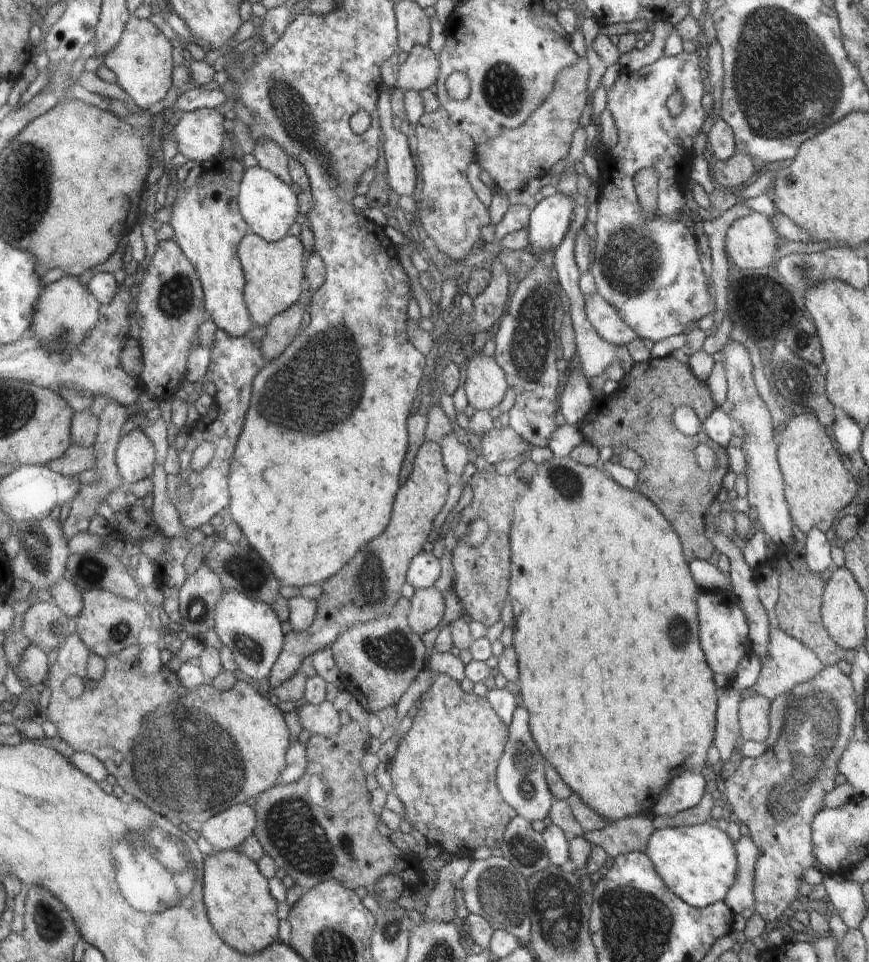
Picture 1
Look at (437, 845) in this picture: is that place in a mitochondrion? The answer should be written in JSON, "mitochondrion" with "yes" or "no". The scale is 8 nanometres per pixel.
{"mitochondrion":"no"}

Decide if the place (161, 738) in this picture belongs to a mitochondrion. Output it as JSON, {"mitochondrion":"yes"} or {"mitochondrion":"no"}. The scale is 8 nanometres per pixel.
{"mitochondrion":"yes"}

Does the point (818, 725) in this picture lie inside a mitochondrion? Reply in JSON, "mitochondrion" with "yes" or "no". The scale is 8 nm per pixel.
{"mitochondrion":"yes"}

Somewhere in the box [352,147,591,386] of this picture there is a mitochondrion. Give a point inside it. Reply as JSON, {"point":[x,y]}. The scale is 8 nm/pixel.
{"point":[530,351]}

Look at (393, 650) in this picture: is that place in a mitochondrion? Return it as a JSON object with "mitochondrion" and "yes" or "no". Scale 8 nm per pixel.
{"mitochondrion":"yes"}

